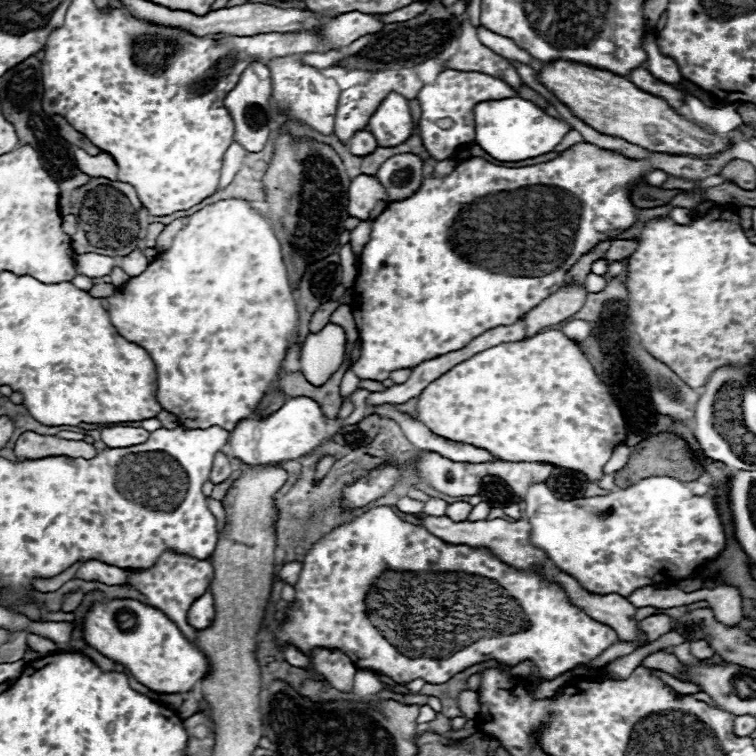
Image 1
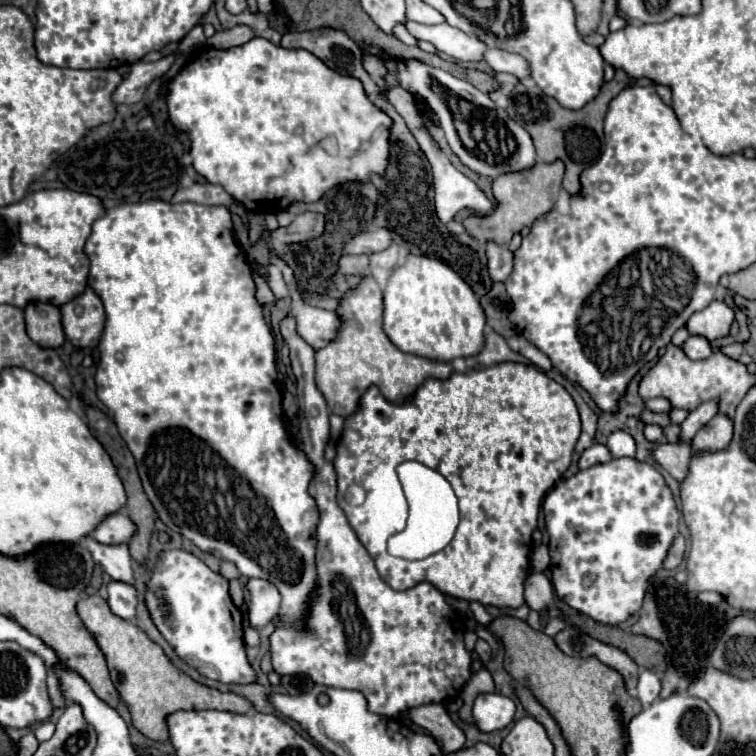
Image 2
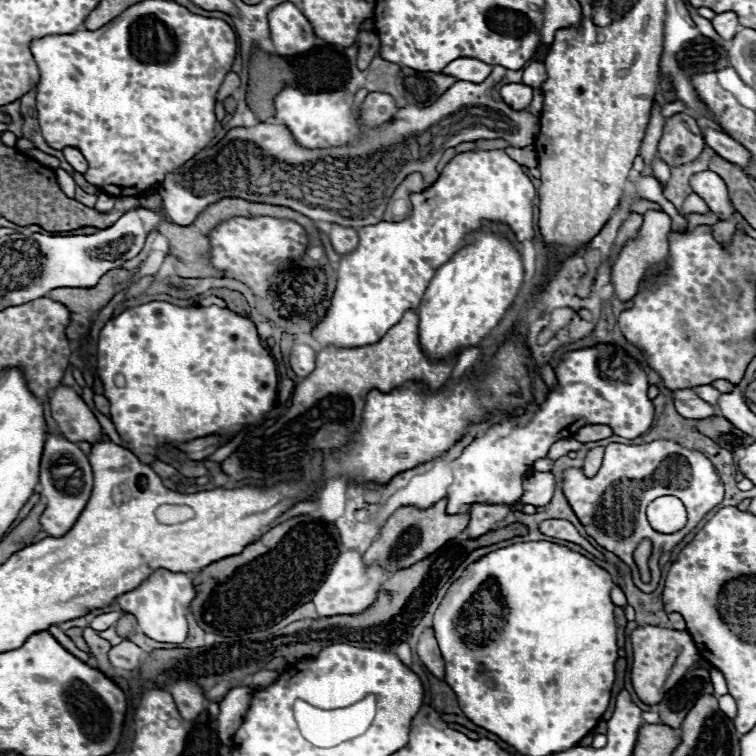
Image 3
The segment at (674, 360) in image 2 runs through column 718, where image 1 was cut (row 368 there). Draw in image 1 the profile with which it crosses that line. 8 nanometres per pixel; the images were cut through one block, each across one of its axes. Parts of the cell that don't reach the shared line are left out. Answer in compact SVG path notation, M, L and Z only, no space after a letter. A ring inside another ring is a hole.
M582 142L574 144L568 150L562 152L562 156L534 164L534 166L524 166L524 168L504 168L496 166L484 158L470 158L460 162L448 176L434 176L434 160L432 156L424 162L424 180L422 186L406 200L392 202L384 208L384 212L374 220L370 240L364 246L360 268L358 268L358 278L354 284L354 294L352 294L352 314L360 332L360 358L352 366L354 374L360 380L376 380L382 382L388 378L390 372L402 370L402 368L414 368L422 360L432 360L434 356L442 356L446 352L454 352L462 348L462 344L468 344L478 336L478 332L484 332L486 328L496 328L502 324L514 324L516 320L522 318L522 314L530 312L536 308L546 296L556 292L564 284L566 272L578 262L582 254L586 254L590 248L600 244L602 240L616 236L618 232L624 232L636 222L636 208L630 202L630 190L636 180L644 178L642 166L650 164L646 160L628 160L624 156L618 156L616 152L600 150L594 144Z

